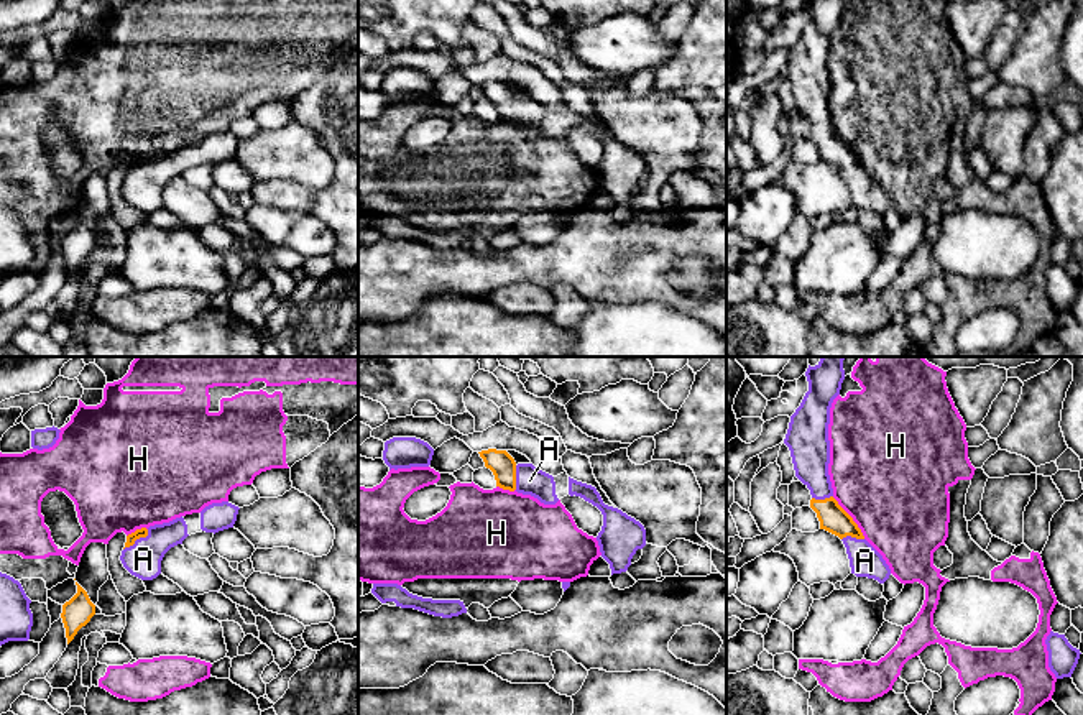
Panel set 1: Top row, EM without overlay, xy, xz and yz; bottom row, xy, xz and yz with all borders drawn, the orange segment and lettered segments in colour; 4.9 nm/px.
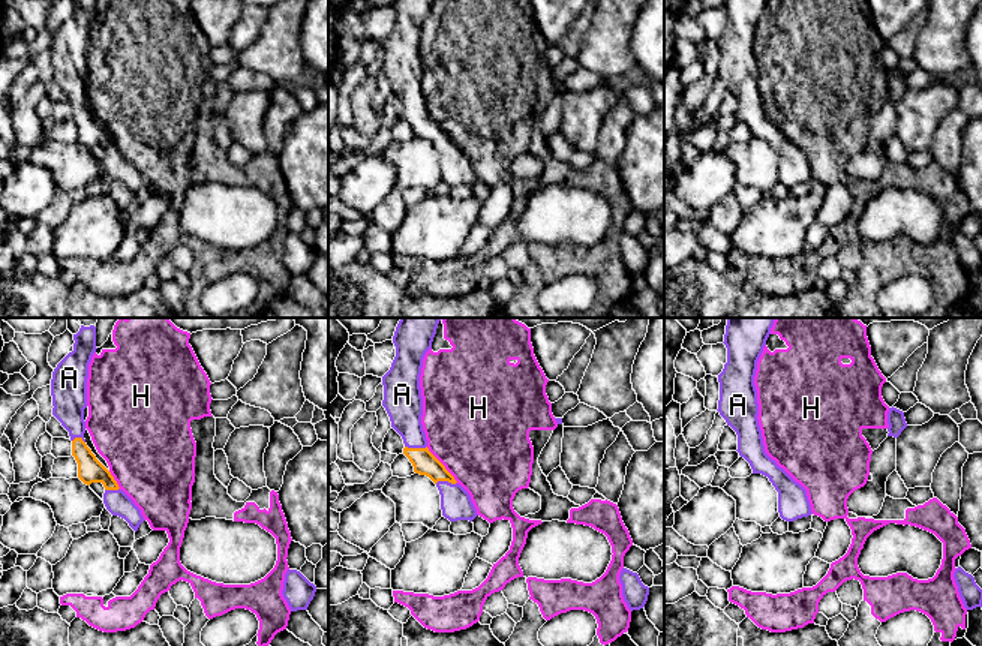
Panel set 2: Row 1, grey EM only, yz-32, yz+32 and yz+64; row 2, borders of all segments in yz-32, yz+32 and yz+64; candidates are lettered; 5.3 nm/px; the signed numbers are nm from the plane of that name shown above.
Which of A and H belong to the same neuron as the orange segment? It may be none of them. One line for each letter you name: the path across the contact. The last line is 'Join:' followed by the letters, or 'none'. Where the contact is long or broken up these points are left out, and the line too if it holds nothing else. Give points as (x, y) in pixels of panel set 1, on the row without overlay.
Join: A

